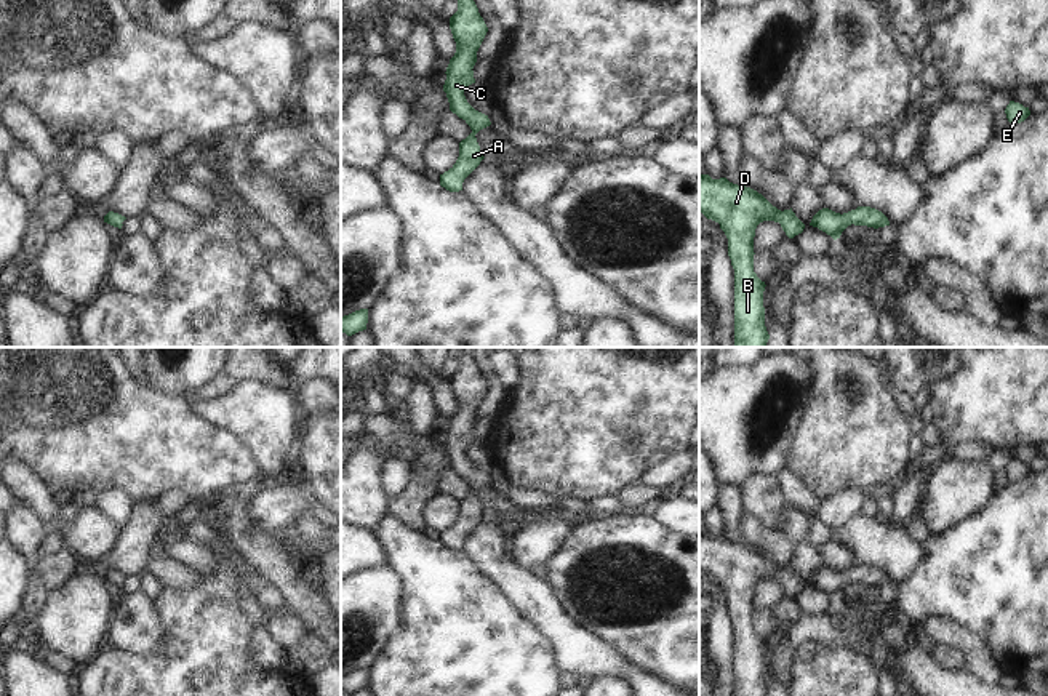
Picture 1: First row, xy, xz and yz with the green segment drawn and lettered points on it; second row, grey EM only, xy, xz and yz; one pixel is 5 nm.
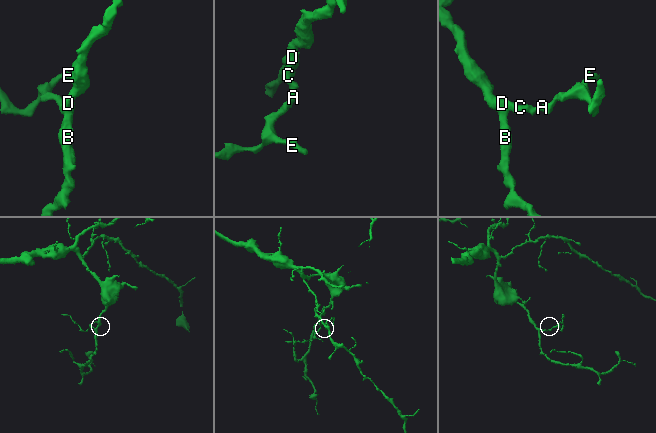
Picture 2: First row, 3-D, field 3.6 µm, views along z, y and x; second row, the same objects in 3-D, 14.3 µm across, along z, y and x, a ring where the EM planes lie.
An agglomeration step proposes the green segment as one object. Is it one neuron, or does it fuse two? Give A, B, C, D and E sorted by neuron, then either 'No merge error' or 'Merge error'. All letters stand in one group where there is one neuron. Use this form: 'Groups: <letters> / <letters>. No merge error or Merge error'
Groups: A B C D E. No merge error.

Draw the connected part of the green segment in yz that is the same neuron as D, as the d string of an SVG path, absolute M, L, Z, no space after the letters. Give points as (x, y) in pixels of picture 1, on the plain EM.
M699 531L699 570L720 582L734 627L734 696L770 696L762 640L754 630L754 595L763 579L779 581L789 597L805 582L790 568L778 568L757 549Z

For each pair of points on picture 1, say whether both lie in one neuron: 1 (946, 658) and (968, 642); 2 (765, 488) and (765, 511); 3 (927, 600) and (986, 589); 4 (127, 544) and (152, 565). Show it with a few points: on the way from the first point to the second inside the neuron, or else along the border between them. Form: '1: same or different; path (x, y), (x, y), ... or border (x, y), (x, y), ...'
1: different; border (930, 644), (957, 648), (964, 656), (967, 669)
2: same; path (765, 493), (765, 506)
3: same; path (941, 589), (972, 589)
4: different; border (149, 556), (144, 568)

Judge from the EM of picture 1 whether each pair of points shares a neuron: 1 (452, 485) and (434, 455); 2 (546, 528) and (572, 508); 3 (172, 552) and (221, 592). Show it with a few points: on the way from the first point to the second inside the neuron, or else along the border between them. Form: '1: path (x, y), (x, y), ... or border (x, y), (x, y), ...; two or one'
1: border (448, 468), (437, 479), (437, 493); two
2: border (559, 511), (578, 519); two
3: border (204, 544), (213, 559), (212, 575); two

